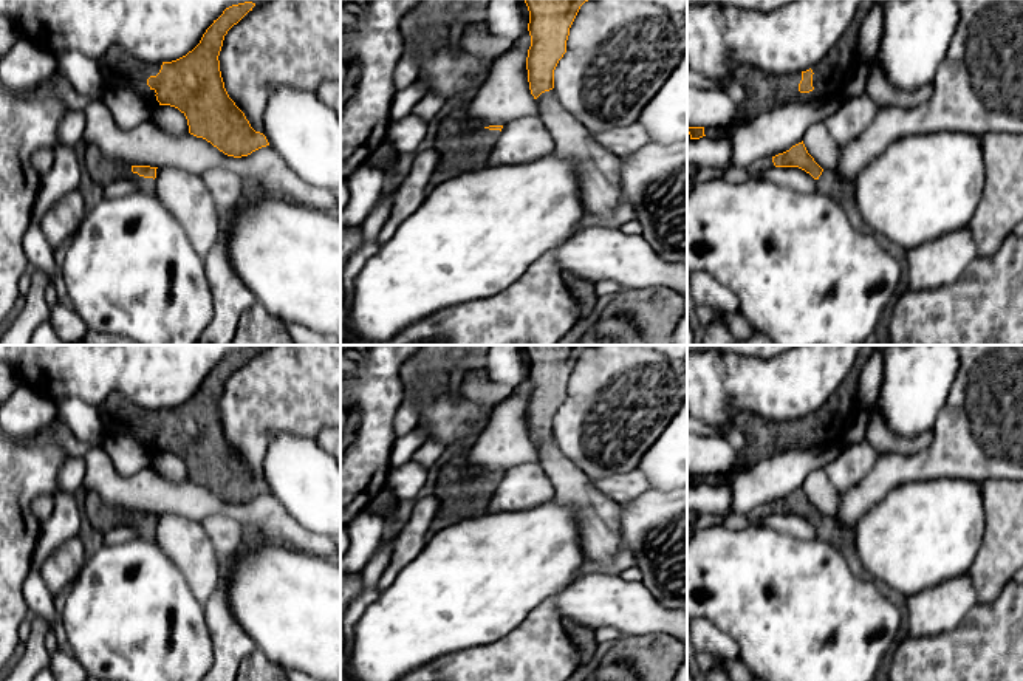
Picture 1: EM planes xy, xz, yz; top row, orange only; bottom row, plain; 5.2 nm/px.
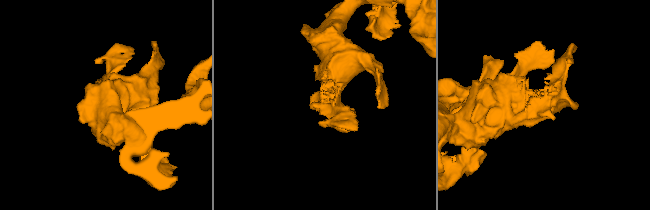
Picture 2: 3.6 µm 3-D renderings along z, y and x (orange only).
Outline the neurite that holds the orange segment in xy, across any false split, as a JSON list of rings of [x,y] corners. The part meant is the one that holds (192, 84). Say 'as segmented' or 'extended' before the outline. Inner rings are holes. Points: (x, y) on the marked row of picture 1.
extended; [[[255,3],[232,5],[214,20],[200,43],[186,56],[145,63],[113,46],[101,59],[105,88],[128,88],[153,108],[170,105],[187,119],[189,133],[203,138],[228,156],[241,158],[269,145],[229,98],[220,71],[224,36]]]

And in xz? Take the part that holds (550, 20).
as segmented; [[[525,0],[531,36],[526,70],[534,99],[554,88],[554,70],[566,53],[570,28],[585,2],[588,0]]]

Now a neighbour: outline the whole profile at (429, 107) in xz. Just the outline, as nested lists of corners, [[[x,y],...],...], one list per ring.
[[[426,93],[419,102],[413,107],[413,115],[419,116],[426,122],[441,116],[443,105],[446,104],[444,98],[433,93]]]

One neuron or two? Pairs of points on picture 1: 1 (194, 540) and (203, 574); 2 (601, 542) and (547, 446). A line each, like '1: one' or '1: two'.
1: one
2: one

